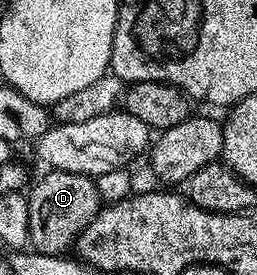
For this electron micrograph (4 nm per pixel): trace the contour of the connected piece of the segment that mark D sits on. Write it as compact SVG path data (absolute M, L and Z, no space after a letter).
M47 170L47 175L28 191L29 246L40 255L65 256L77 244L80 233L98 215L103 206L97 182L89 175Z

